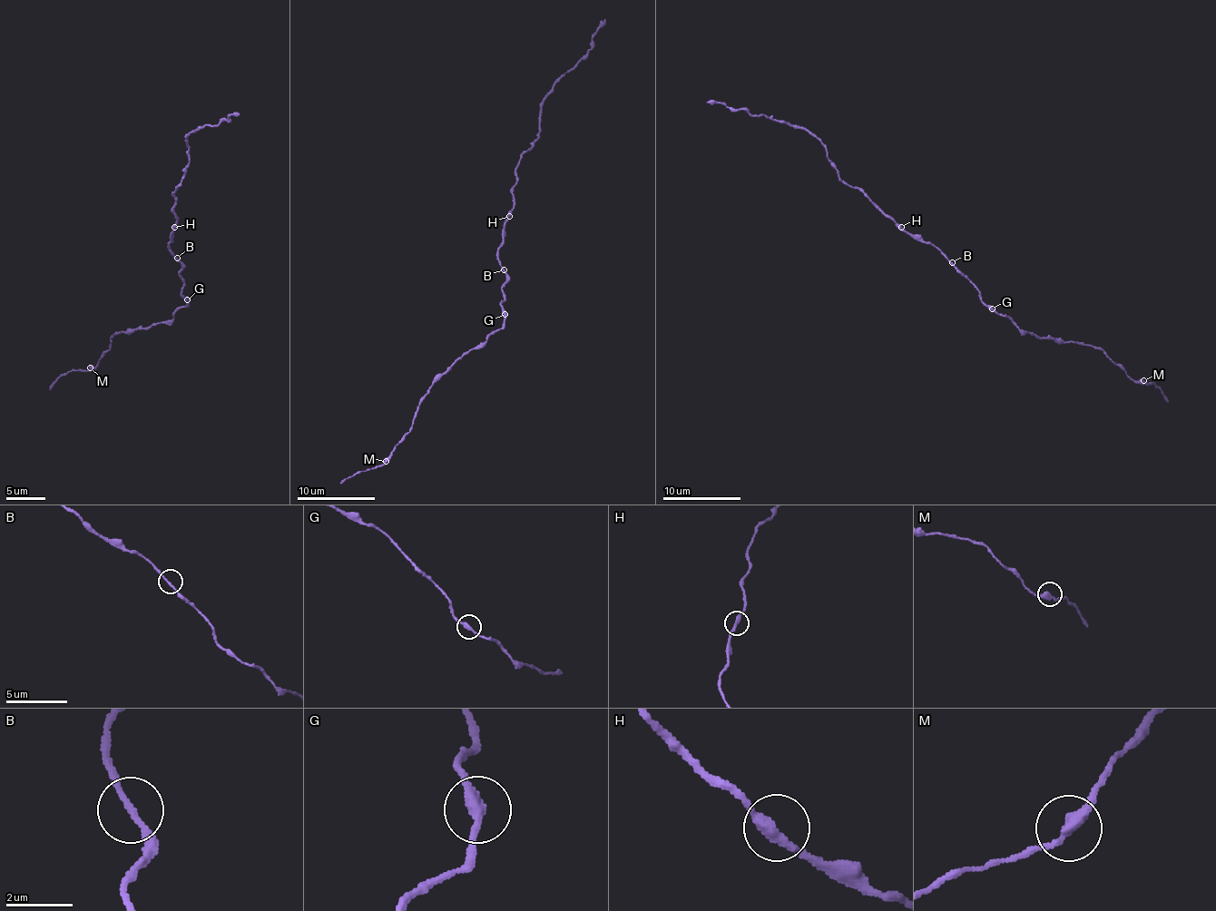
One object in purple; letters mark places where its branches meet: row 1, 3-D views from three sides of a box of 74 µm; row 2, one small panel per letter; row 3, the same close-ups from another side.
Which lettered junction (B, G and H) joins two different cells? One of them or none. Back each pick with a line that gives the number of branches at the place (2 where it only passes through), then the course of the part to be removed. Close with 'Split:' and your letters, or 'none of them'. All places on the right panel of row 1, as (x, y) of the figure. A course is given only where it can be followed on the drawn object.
Split: none of them

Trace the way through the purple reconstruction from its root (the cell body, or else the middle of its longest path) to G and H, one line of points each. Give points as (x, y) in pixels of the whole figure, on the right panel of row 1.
G: (952, 264), (978, 291), (981, 299), (992, 308)
H: (952, 264), (939, 249), (923, 239), (916, 239), (901, 227)

